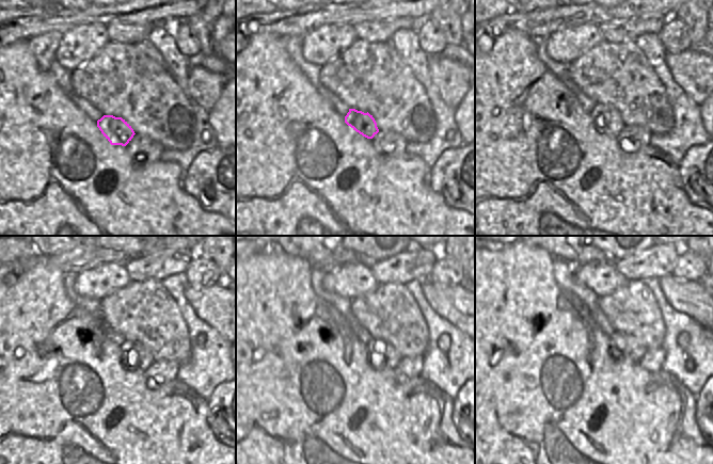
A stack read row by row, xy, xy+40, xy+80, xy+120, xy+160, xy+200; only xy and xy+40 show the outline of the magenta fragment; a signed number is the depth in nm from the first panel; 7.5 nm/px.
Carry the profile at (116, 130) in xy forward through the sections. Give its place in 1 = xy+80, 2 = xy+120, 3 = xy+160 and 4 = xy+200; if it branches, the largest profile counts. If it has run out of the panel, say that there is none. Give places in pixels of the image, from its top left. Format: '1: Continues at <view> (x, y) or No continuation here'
1: Continues at xy+80 (611, 123)
2: Continues at xy+120 (131, 361)
3: Continues at xy+160 (394, 357)
4: Continues at xy+200 (621, 346)

